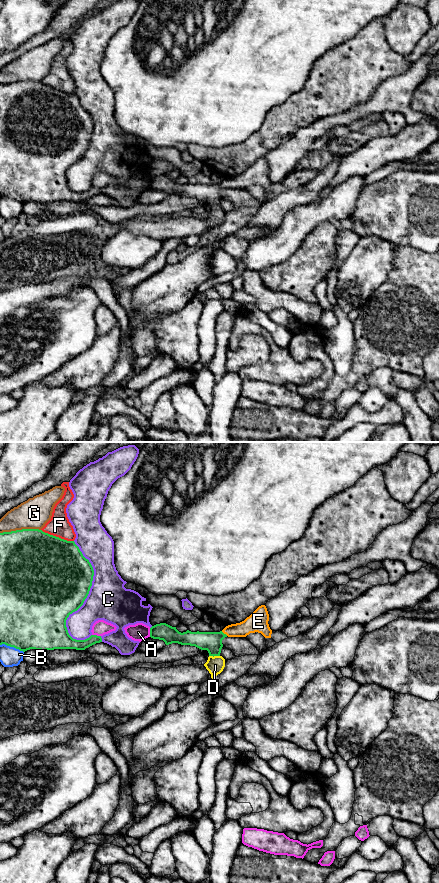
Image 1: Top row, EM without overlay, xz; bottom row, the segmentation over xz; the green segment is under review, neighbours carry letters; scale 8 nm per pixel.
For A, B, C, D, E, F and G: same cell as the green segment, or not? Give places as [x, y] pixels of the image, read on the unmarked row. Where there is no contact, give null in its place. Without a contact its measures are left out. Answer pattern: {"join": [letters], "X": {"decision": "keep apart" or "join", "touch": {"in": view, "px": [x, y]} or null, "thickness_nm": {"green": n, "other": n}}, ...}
{"join": ["D", "E"], "A": {"decision": "keep apart", "touch": {"in": "xz", "px": [150, 184]}, "thickness_nm": {"green": 140, "other": 140}}, "B": {"decision": "keep apart", "touch": {"in": "xz", "px": [12, 198]}, "thickness_nm": {"green": 460, "other": 160}}, "C": {"decision": "keep apart", "touch": {"in": "xz", "px": [87, 147]}, "thickness_nm": {"green": 500, "other": 320}}, "D": {"decision": "join", "touch": {"in": "xz", "px": [214, 207]}, "thickness_nm": {"green": 160, "other": 140}}, "E": {"decision": "join", "touch": {"in": "xz", "px": [223, 185]}, "thickness_nm": {"green": 160, "other": 140}}, "F": {"decision": "keep apart", "touch": {"in": "xz", "px": [57, 89]}, "thickness_nm": {"green": 500, "other": 170}}, "G": {"decision": "keep apart", "touch": {"in": "xz", "px": [20, 82]}, "thickness_nm": {"green": 500, "other": 240}}}

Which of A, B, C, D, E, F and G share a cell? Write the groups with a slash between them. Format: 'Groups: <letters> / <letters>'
Groups: A / B / C / D E / F / G

